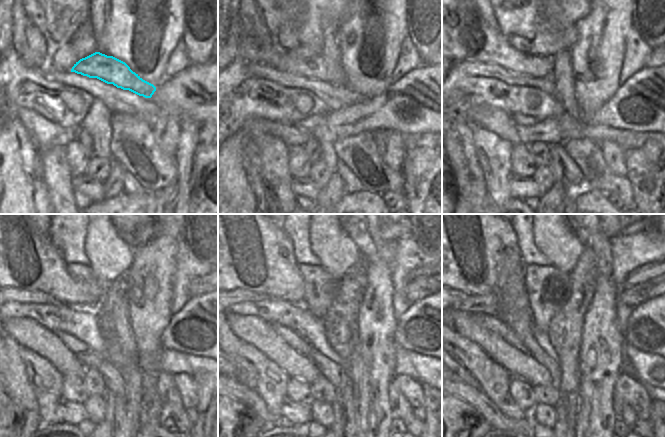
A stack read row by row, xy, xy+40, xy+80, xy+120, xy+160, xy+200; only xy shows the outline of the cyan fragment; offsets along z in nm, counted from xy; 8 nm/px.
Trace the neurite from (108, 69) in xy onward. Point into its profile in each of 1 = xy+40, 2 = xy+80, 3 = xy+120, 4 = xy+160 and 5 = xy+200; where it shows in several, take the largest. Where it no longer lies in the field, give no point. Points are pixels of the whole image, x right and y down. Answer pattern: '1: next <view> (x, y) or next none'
1: next xy+40 (320, 67)
2: next xy+80 (509, 59)
3: next xy+120 (64, 287)
4: next xy+160 (288, 285)
5: next xy+200 (506, 264)

